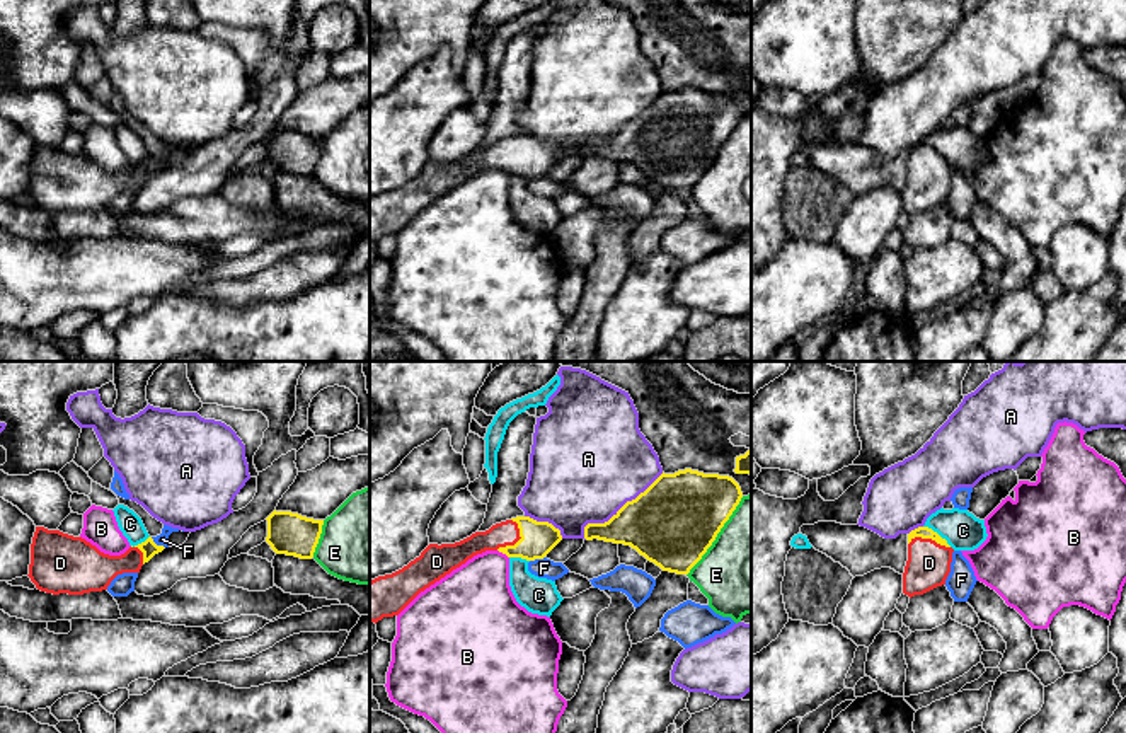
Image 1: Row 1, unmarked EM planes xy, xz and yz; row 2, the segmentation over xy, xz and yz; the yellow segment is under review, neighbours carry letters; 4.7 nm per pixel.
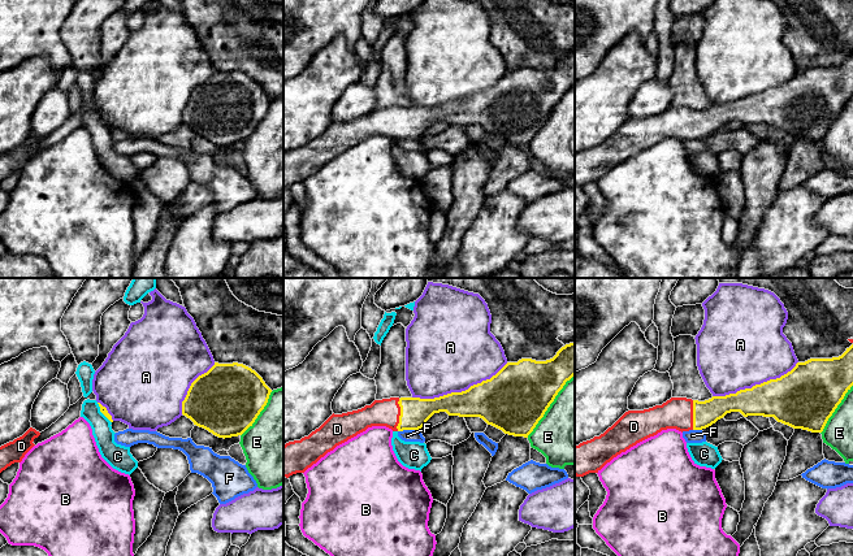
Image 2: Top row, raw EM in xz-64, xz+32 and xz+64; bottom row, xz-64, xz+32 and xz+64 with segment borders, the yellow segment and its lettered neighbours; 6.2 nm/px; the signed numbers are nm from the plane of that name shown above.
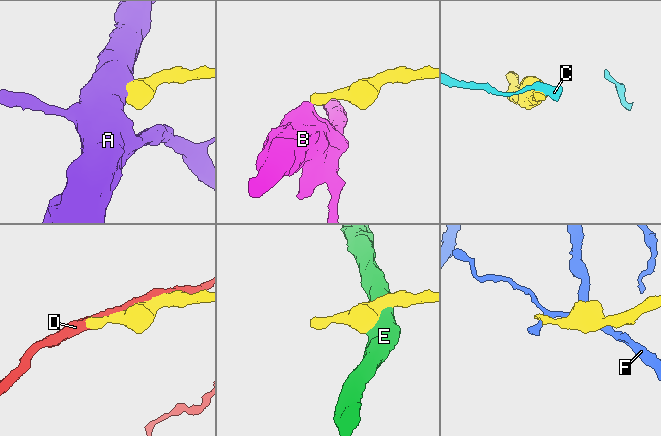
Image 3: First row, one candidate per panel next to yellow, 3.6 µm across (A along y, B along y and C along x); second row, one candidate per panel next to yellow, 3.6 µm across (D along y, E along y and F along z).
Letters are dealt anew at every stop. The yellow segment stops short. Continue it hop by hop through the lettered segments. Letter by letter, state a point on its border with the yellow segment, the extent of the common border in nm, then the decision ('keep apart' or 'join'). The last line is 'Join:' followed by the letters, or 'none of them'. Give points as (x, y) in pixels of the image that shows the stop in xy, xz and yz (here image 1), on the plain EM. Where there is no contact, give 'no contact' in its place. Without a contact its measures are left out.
A: contact xz (620, 126); length 500 nm; keep apart
B: contact xz (503, 171); length 70 nm; keep apart
C: contact yz (936, 150); length 170 nm; keep apart
D: contact xz (518, 159); length 170 nm; join
E: contact xz (716, 154); length 460 nm; keep apart
F: contact xy (155, 162); length 90 nm; keep apart
Join: D

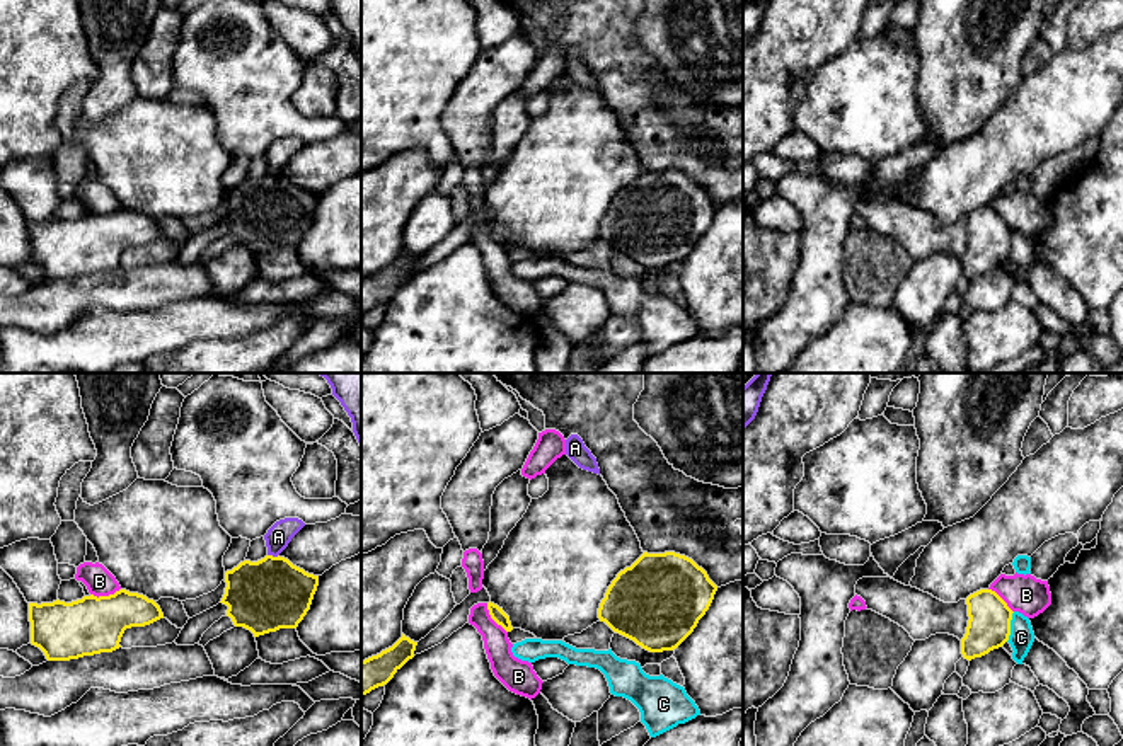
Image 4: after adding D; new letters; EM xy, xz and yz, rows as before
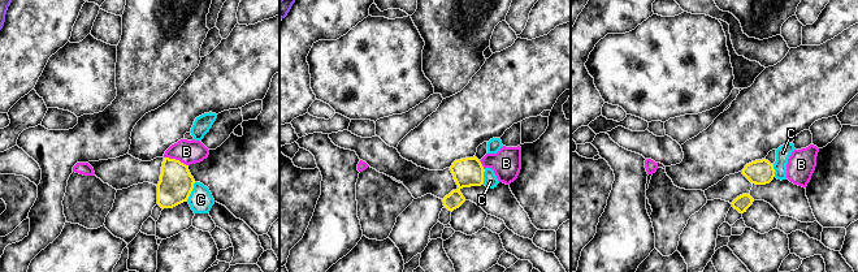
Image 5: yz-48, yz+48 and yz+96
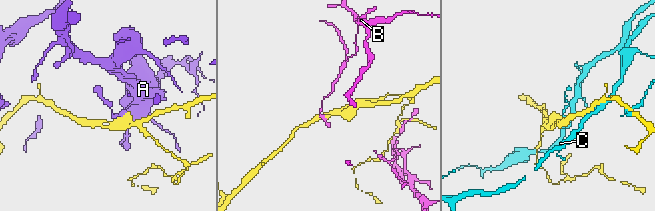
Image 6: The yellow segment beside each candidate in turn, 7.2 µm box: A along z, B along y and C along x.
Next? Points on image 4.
A: contact xy (271, 174); length 60 nm; keep apart
B: contact xz (493, 237); length 170 nm; keep apart
C: contact yz (1009, 246); length 150 nm; keep apart
Join: none of them

